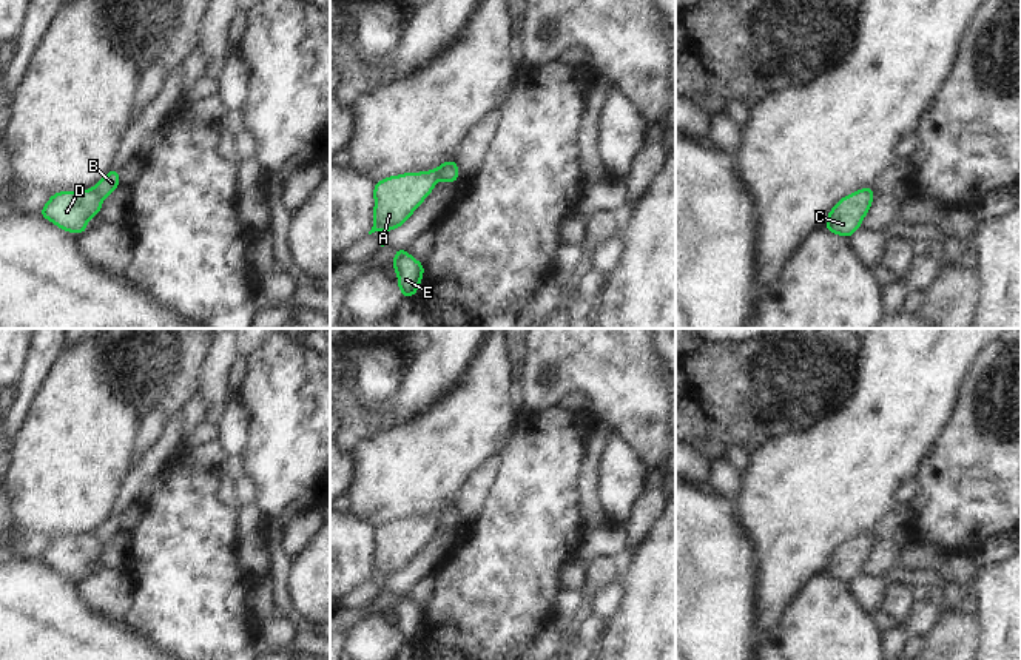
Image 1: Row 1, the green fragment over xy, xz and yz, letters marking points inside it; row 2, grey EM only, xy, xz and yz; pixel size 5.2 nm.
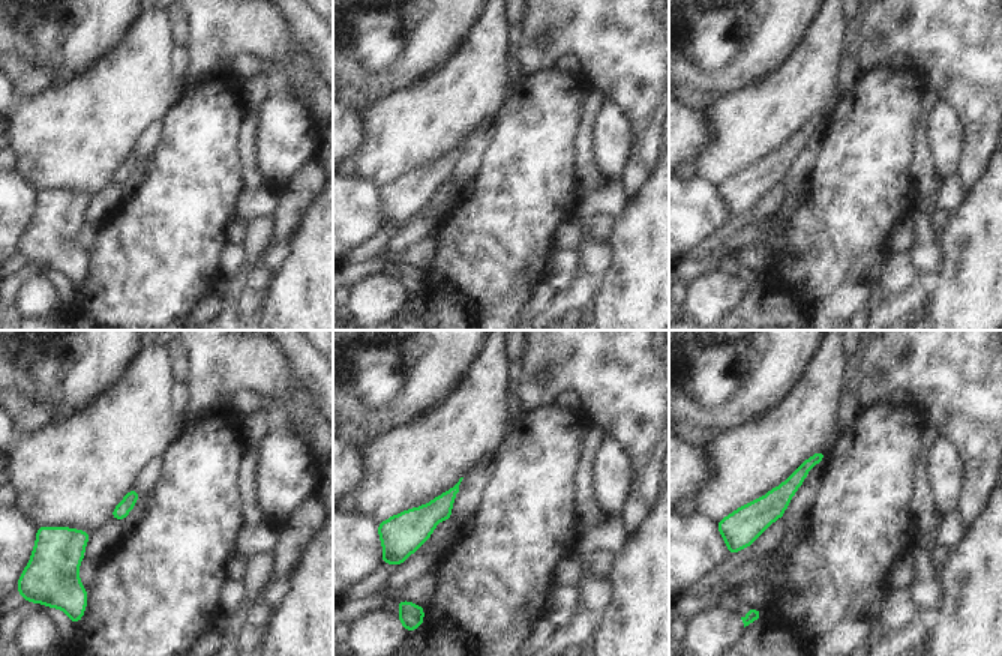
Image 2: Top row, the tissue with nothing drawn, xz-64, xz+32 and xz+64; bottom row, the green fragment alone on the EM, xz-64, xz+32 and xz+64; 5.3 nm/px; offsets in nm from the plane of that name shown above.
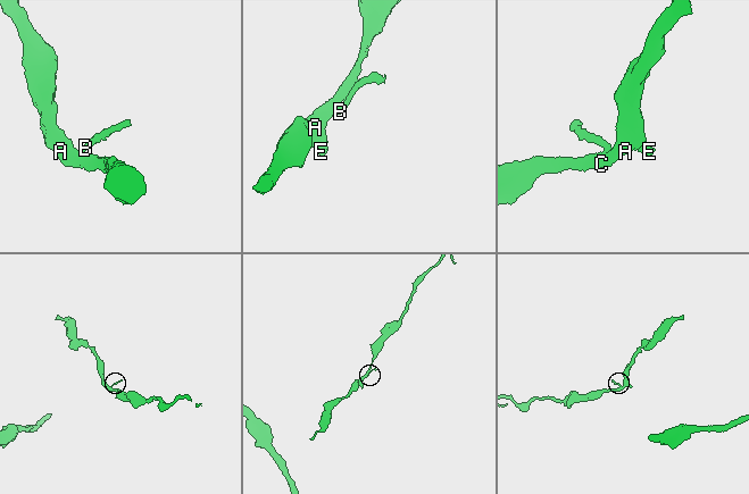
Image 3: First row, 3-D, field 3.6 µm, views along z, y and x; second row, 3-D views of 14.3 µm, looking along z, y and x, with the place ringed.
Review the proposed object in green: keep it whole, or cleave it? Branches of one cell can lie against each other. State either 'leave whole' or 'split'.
split

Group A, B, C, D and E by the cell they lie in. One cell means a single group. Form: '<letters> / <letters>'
A C D E / B

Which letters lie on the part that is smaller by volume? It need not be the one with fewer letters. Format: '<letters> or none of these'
B

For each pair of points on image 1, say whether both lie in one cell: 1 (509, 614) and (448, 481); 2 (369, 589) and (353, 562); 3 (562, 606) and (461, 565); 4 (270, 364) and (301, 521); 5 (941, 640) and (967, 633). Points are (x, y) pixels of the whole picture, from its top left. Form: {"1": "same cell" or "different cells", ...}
{"1": "different cells", "2": "different cells", "3": "different cells", "4": "different cells", "5": "same cell"}

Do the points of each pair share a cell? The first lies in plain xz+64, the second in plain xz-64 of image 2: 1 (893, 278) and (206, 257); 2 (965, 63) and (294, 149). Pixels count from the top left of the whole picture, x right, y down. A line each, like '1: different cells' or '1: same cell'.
1: different cells
2: different cells

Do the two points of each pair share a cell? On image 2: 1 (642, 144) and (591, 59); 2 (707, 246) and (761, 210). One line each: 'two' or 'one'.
1: one
2: one

